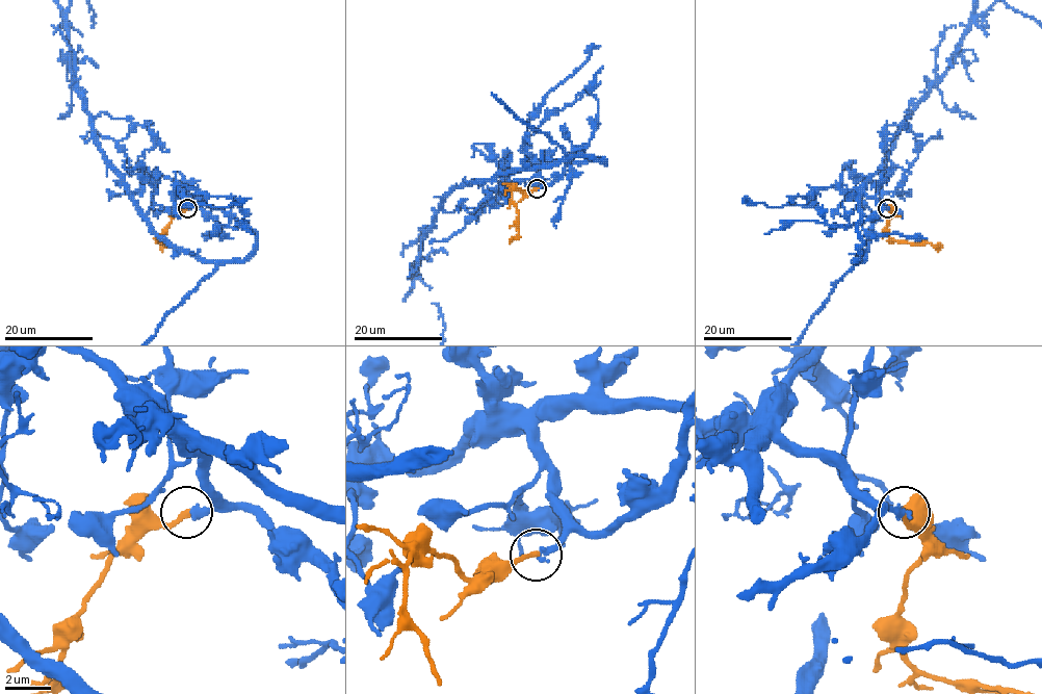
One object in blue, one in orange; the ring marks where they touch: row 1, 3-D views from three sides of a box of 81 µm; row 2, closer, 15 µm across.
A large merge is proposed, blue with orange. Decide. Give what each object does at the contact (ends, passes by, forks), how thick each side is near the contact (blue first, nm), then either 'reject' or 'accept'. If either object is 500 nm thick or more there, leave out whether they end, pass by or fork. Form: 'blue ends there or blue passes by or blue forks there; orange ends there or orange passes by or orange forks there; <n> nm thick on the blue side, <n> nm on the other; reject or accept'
blue ends there; orange ends there; 280 nm thick on the blue side, 220 nm on the other; accept

